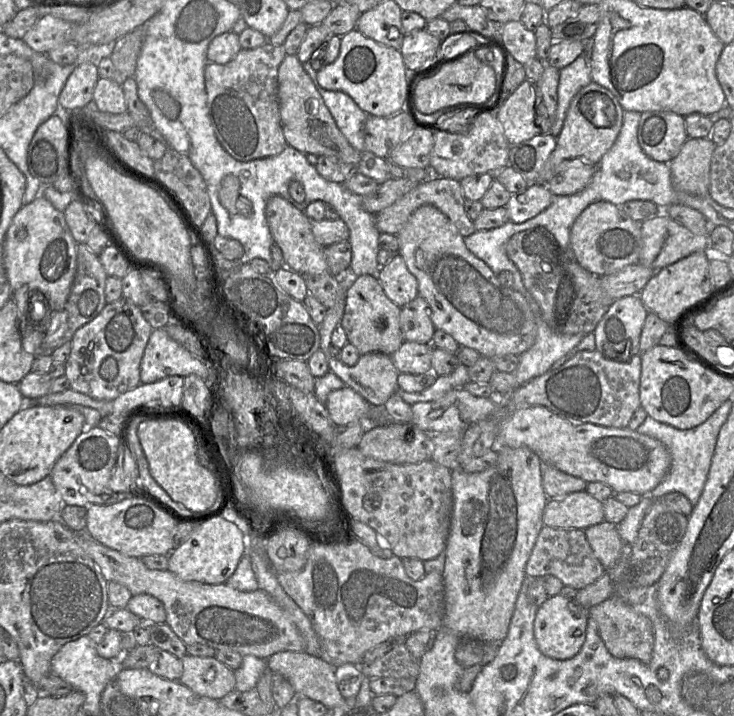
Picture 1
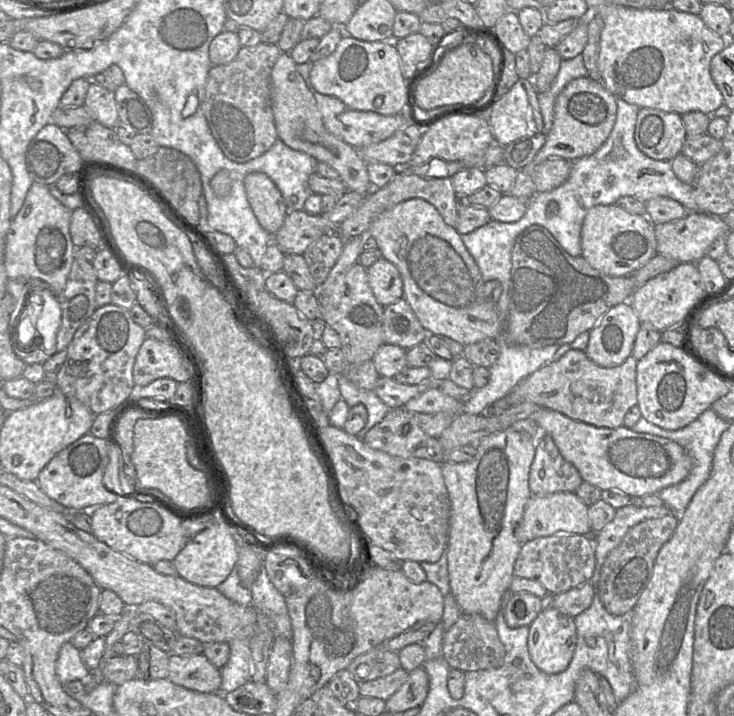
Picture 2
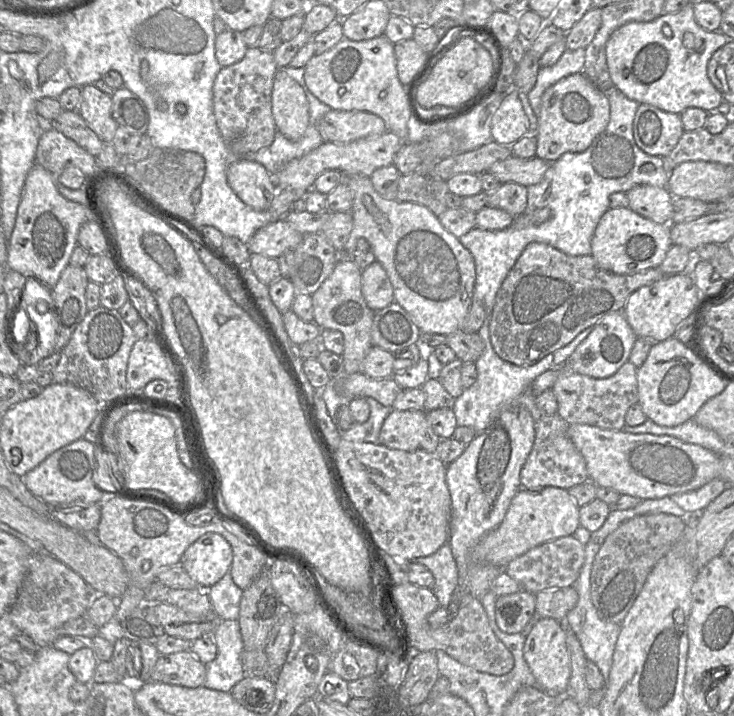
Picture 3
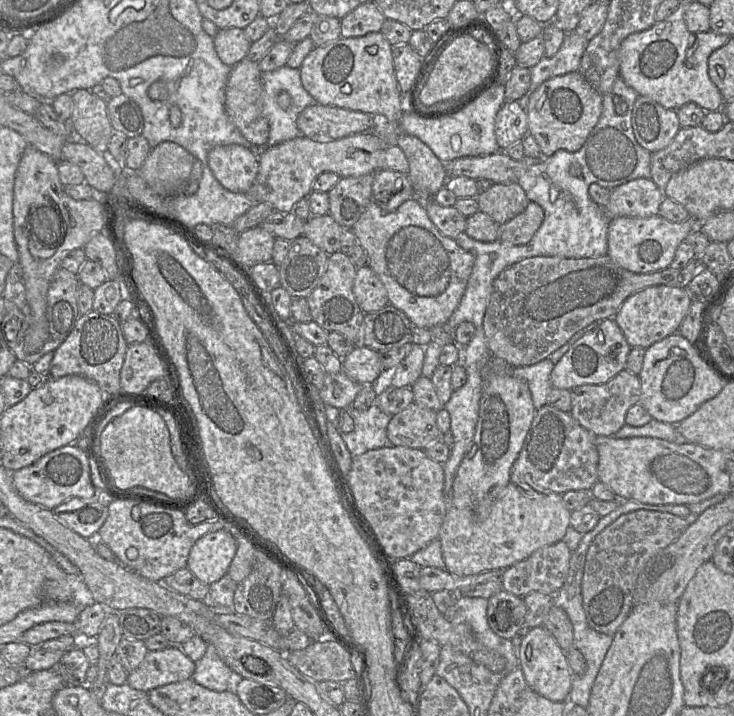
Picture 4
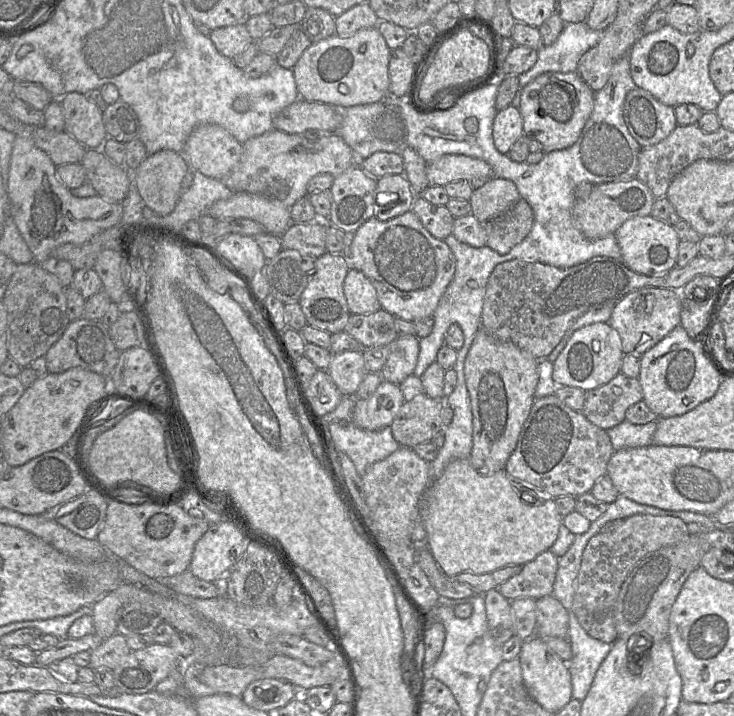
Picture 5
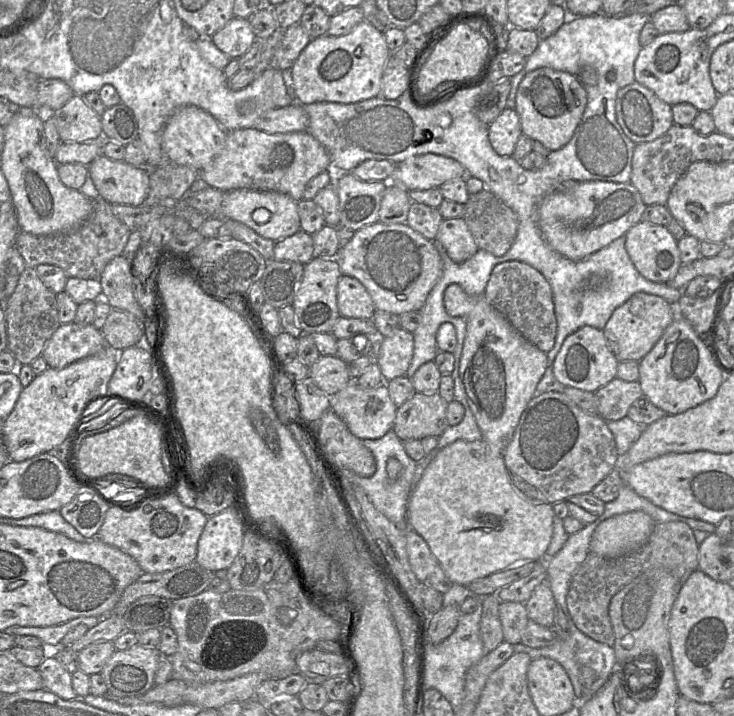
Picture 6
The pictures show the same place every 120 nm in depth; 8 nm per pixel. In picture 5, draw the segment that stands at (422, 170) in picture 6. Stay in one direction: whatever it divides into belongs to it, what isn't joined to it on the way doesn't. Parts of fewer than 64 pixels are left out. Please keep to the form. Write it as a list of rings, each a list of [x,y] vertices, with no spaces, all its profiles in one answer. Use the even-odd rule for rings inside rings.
[[[443,155],[428,163],[427,177],[430,186],[474,178],[492,178],[491,166],[485,161],[465,155]]]

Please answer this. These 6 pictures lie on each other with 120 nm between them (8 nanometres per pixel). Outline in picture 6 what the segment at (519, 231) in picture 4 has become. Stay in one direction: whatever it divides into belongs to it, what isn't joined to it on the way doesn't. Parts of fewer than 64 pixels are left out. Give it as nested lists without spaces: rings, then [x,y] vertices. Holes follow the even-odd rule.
[[[487,190],[469,194],[462,217],[478,248],[494,256],[506,254],[516,238],[518,216]]]

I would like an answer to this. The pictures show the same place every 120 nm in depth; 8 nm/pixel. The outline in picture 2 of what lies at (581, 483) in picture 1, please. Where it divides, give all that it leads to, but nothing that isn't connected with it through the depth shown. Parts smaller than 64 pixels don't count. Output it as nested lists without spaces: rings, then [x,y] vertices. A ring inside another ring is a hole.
[[[541,431],[529,472],[531,494],[575,492],[582,482],[578,470],[562,457],[552,437]]]

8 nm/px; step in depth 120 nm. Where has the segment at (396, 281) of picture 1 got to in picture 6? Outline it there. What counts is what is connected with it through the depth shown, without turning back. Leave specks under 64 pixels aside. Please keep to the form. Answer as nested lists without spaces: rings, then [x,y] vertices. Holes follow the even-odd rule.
[[[342,275],[337,285],[337,305],[340,316],[372,319],[376,308],[365,286],[356,278]]]

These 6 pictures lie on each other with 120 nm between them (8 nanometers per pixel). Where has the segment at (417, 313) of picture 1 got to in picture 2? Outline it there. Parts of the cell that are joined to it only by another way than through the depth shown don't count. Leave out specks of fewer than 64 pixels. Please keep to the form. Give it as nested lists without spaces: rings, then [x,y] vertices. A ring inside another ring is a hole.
[[[404,298],[384,307],[383,332],[385,344],[394,344],[405,350],[426,341],[429,336],[429,333],[420,324],[411,306]]]

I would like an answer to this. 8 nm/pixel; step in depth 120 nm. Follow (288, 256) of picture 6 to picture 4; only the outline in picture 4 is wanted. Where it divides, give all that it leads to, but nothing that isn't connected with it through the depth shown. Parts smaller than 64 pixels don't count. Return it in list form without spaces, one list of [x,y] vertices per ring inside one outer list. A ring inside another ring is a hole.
[[[327,213],[305,221],[303,234],[327,254],[339,251],[344,228]]]

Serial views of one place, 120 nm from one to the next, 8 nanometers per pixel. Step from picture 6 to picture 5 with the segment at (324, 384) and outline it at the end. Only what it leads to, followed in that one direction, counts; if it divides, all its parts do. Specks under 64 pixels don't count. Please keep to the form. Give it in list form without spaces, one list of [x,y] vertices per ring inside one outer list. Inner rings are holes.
[[[364,351],[333,354],[327,372],[344,397],[355,396],[368,373],[364,364]]]

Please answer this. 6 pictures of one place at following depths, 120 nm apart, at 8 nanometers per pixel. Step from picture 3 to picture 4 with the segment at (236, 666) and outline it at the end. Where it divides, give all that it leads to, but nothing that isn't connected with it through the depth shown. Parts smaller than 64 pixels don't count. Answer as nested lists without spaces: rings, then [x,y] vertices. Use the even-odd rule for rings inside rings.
[[[208,645],[203,657],[195,662],[191,679],[205,688],[222,692],[233,688],[236,676],[219,657],[215,647]]]

